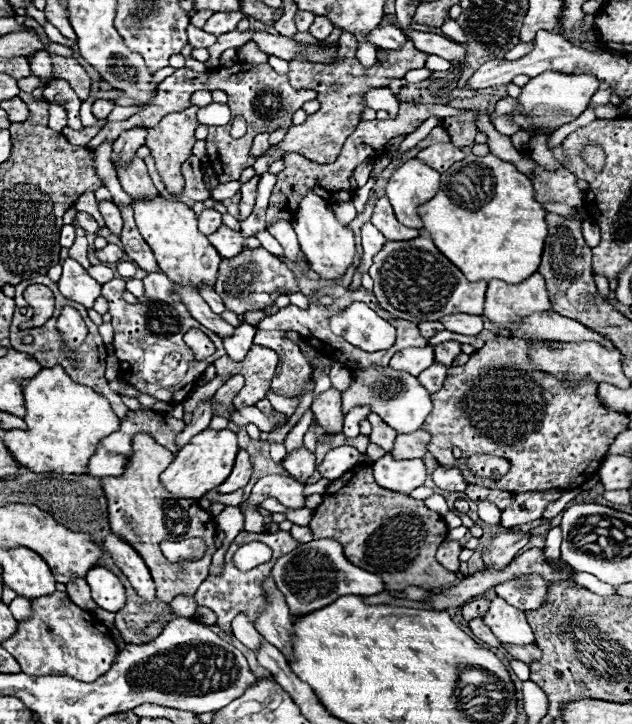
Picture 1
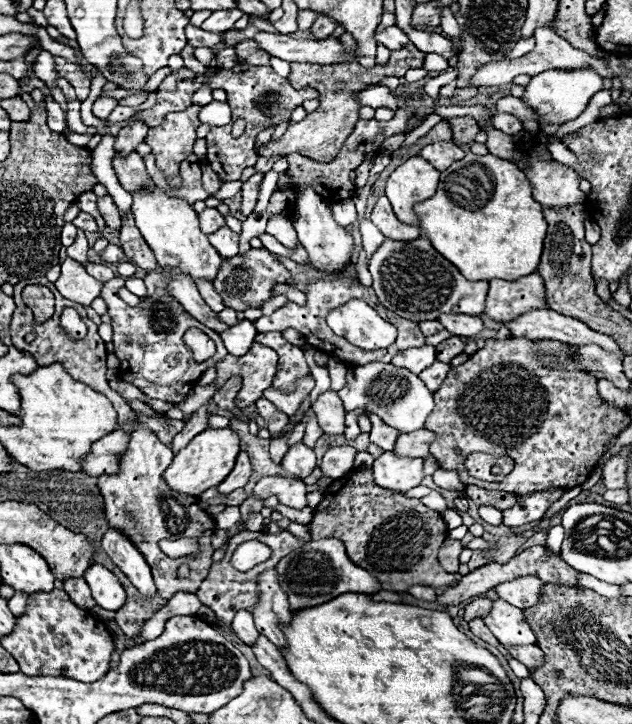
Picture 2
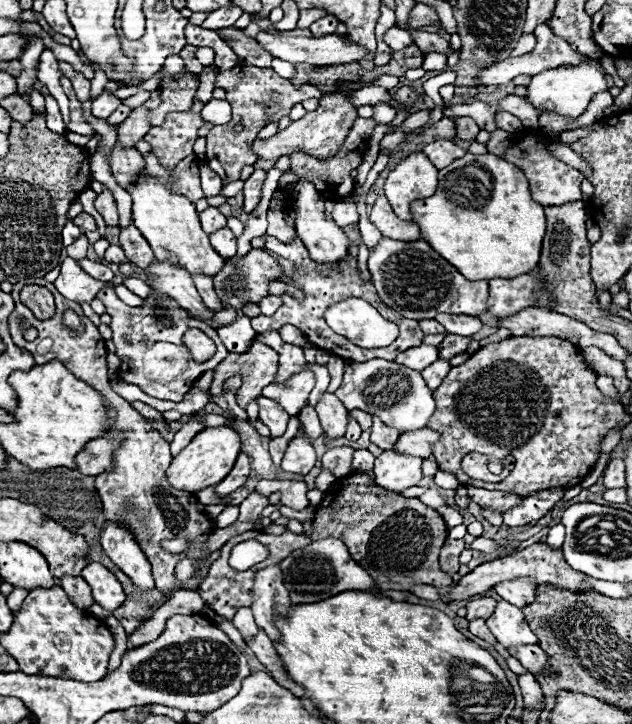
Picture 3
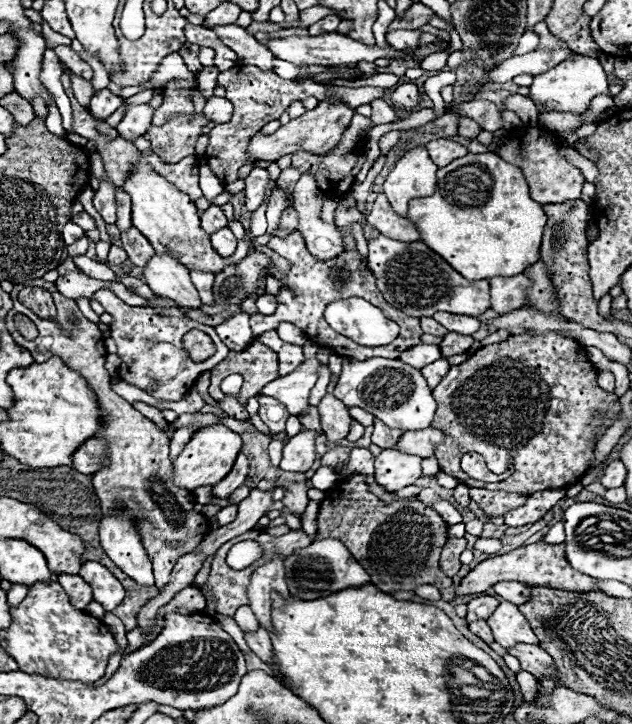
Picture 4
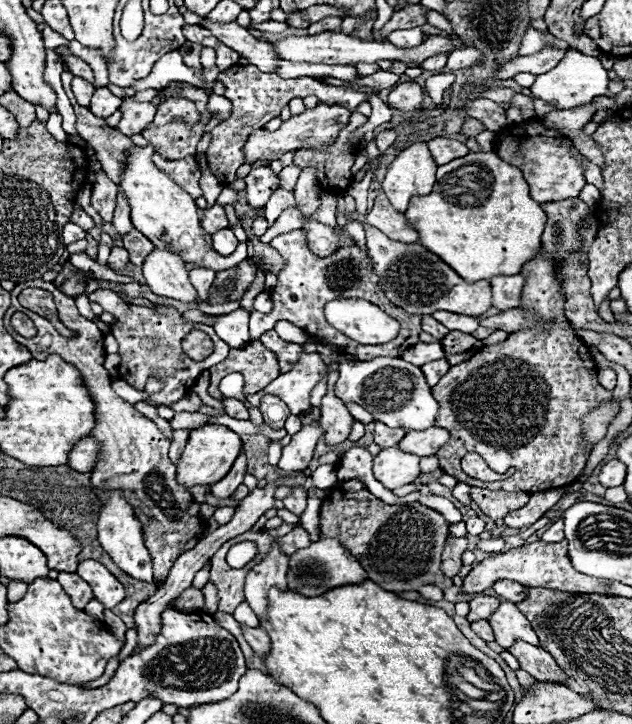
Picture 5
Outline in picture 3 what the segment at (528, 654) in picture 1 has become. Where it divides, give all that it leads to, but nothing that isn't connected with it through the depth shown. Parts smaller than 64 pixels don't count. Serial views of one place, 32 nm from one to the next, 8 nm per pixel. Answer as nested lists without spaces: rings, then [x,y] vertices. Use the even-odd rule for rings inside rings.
[[[536,644],[512,646],[508,652],[510,652],[510,656],[518,658],[520,664],[522,664],[528,672],[532,672],[532,674],[538,674],[538,672],[546,666],[546,662],[548,662],[546,652],[544,652],[540,646],[536,646]]]

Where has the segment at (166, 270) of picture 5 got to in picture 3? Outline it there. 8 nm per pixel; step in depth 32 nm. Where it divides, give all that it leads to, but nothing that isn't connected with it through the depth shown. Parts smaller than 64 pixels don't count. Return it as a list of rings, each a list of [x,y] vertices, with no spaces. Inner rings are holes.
[[[154,262],[148,270],[146,270],[148,276],[156,276],[154,280],[154,288],[170,298],[174,298],[186,312],[198,316],[202,322],[206,322],[208,326],[214,326],[214,330],[218,330],[222,324],[214,322],[214,312],[210,312],[206,308],[206,304],[202,304],[202,298],[198,296],[198,290],[194,288],[194,282],[192,282],[192,276],[170,264],[170,262]]]

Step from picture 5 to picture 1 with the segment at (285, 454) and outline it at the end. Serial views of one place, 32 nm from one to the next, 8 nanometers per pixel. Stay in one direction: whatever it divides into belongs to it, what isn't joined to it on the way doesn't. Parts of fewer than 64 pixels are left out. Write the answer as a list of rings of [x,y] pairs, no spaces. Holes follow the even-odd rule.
[[[300,448],[296,452],[292,452],[286,460],[284,460],[284,470],[298,480],[300,484],[306,484],[306,480],[314,474],[316,470],[316,460],[314,454],[310,454],[306,448]]]

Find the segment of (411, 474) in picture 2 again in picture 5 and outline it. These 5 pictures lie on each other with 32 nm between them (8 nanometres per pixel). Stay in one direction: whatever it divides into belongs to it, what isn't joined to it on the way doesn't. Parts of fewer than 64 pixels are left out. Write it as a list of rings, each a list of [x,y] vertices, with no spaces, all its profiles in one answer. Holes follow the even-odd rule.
[[[384,448],[378,456],[374,456],[374,476],[388,490],[412,484],[420,476],[420,458],[398,448]]]

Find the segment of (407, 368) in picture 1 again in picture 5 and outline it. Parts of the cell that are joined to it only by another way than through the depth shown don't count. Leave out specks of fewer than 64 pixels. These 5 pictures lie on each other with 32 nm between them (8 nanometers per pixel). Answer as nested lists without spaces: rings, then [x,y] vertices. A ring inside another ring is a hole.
[[[418,342],[418,344],[410,346],[406,352],[402,352],[400,358],[420,368],[422,364],[428,364],[430,360],[440,360],[440,358],[444,358],[444,352],[442,352],[442,344],[440,344],[440,342],[434,342],[434,344]]]

